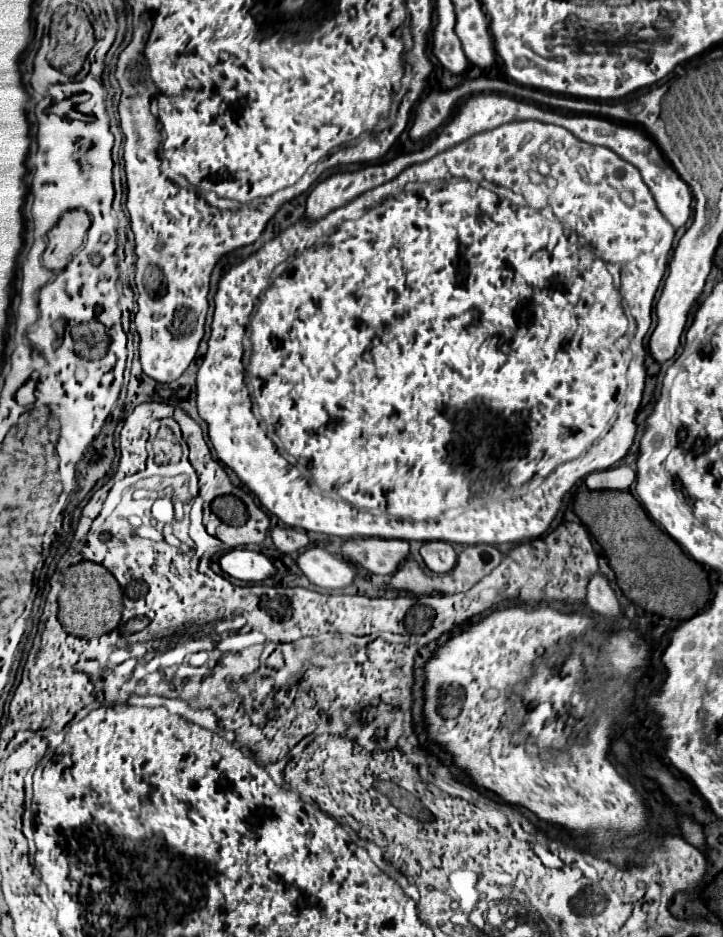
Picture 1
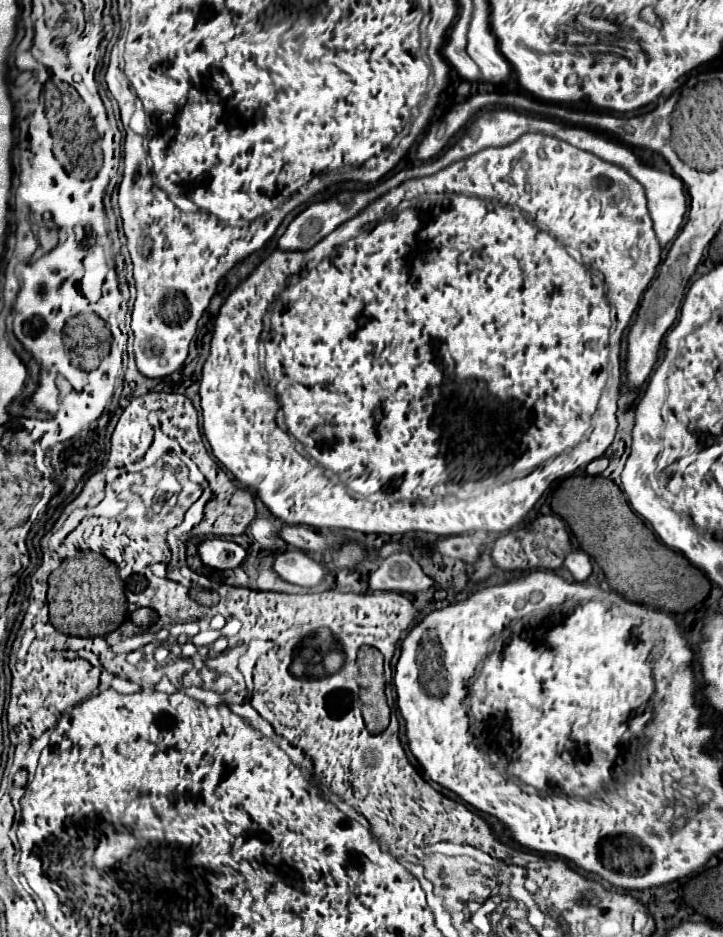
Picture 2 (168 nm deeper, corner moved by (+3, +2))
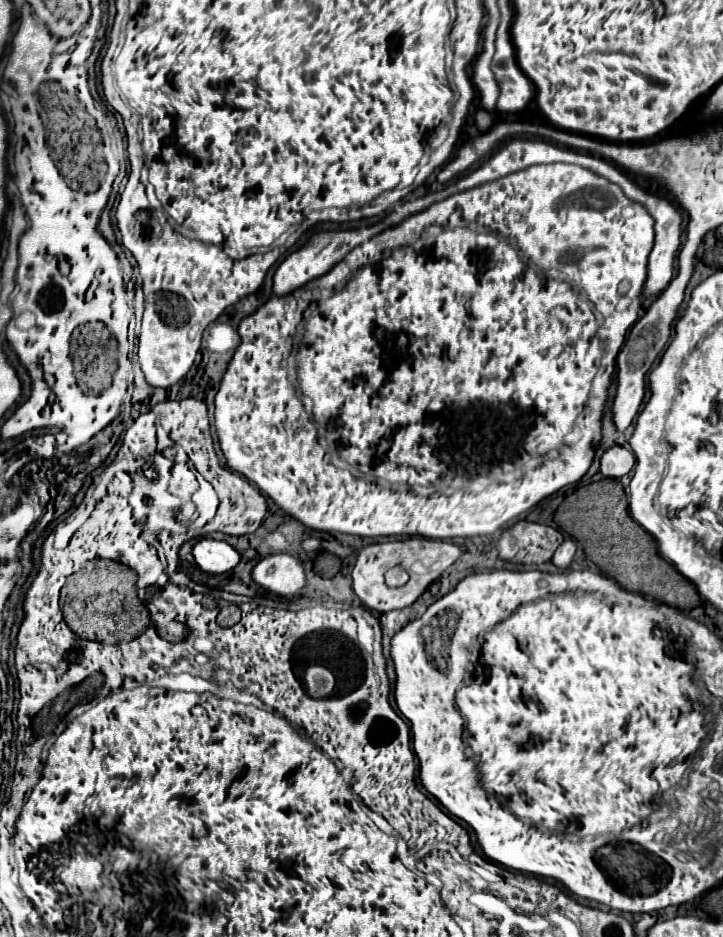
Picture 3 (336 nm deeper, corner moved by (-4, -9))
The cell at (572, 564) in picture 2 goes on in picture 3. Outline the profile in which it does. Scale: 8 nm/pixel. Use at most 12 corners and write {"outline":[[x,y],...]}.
{"outline":[[567,536],[553,554],[553,564],[561,570],[571,566],[577,550]]}

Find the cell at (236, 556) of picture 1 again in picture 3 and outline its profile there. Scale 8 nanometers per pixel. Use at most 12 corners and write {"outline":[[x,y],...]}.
{"outline":[[197,540],[193,558],[207,574],[229,572],[241,560],[223,540]]}

